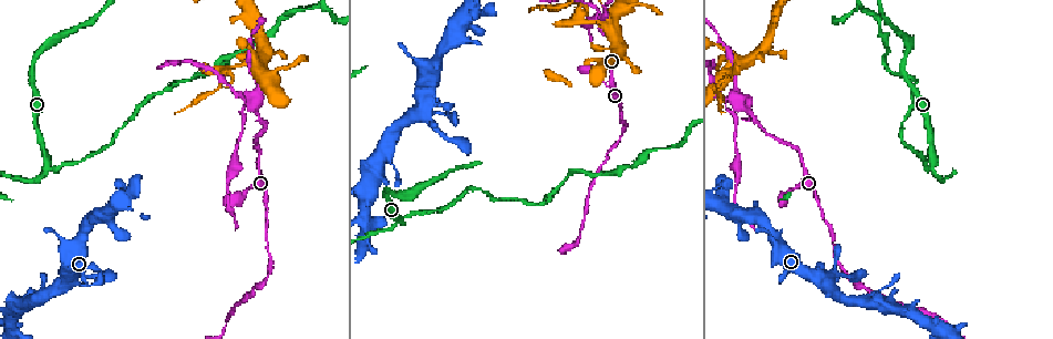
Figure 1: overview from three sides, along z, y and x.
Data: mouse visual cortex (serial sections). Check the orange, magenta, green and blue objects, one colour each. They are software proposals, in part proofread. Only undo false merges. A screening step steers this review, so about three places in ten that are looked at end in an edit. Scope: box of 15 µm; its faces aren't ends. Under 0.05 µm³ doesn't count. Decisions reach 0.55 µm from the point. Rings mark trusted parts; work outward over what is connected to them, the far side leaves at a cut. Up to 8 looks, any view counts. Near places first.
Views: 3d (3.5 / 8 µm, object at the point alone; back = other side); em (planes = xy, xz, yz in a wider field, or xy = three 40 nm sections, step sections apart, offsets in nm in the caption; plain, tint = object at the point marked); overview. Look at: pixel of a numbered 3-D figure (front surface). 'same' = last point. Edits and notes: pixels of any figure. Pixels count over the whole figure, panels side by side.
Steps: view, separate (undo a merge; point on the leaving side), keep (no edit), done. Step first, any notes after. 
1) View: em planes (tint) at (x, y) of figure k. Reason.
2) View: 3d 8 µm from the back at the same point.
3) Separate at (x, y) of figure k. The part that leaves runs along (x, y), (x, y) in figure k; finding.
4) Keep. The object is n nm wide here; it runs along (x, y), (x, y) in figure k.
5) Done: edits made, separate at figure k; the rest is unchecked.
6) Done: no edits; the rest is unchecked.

View: 3d 8 µm at (737, 101) of figure 1. Sudden change in width.

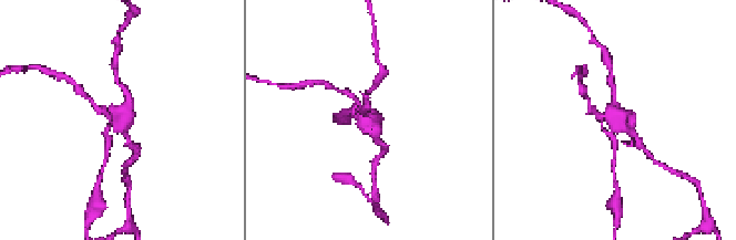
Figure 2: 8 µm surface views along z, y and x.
View: 3d 3.5 µm at (615, 119) of figure 2. Closer look.

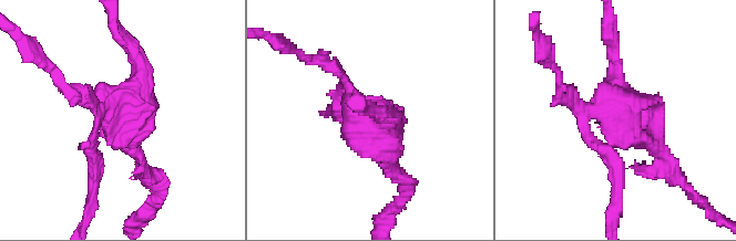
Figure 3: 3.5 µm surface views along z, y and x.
Separate at (77, 87) of figure 3. Two cells meet here.

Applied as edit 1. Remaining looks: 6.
View: 3d 8 µm at (47, 167) of figure 1. Sharp bend.

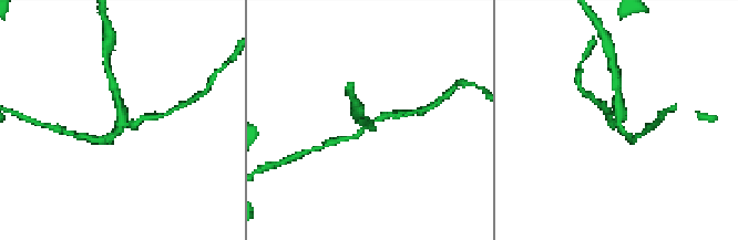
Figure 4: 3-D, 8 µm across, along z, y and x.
View: em planes (tint) at (619, 121) of figure 4. 3 arms meet here; the arms are 200, 200, 200 nm wide.

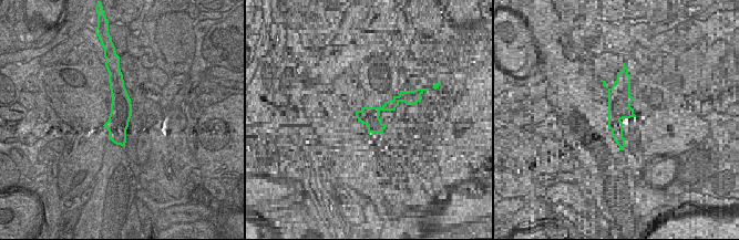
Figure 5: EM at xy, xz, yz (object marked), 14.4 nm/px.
Separate at (104, 138) of figure 4. The part that leaves runs along (124, 125), (167, 113) in figure 4; a second cell is stuck on.

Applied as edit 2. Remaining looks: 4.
View: 3d 3.5 µm at (94, 283) of figure 1. Thick turns thin.

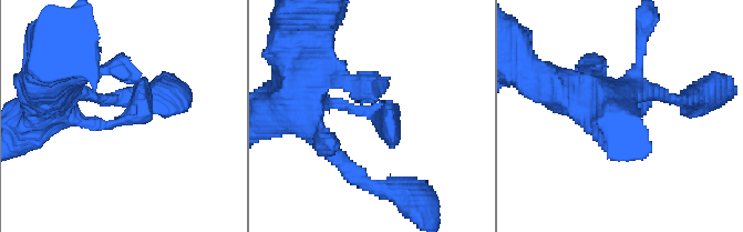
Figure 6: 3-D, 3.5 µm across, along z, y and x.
View: em xy step 1 (tint) at (375, 115) of figure 6. Shape alone is not enough.

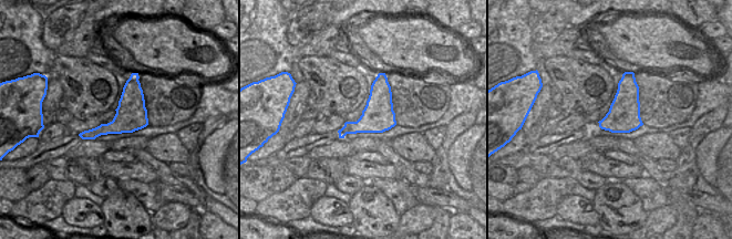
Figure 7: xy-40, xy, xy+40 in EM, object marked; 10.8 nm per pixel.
Keep. One cell here.

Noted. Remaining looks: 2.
Done: edits made, separate at figure 3, separate at figure 4; the rest is unchecked.

